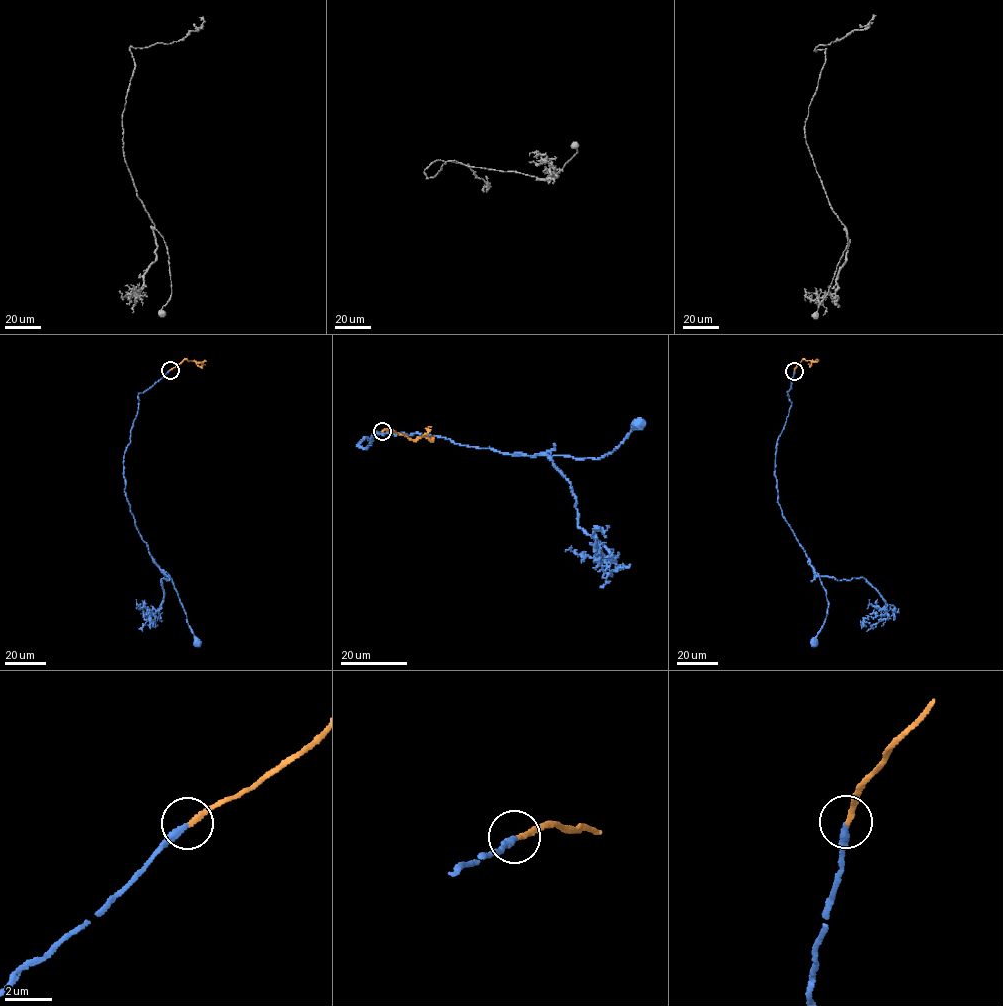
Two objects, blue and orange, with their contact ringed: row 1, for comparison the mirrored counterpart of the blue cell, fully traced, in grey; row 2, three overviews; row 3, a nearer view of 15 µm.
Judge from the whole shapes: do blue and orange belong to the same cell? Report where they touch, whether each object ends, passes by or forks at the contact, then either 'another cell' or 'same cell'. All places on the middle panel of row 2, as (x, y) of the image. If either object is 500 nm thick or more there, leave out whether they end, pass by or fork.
place (382, 431); blue ends; orange ends; same cell

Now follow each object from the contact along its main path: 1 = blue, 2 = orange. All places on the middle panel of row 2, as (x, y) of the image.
1: (381, 431), (357, 446), (367, 448), (377, 432), (417, 432), (514, 455), (597, 459), (639, 424)
2: (381, 431), (394, 430), (411, 440), (424, 436), (430, 440), (434, 436)

